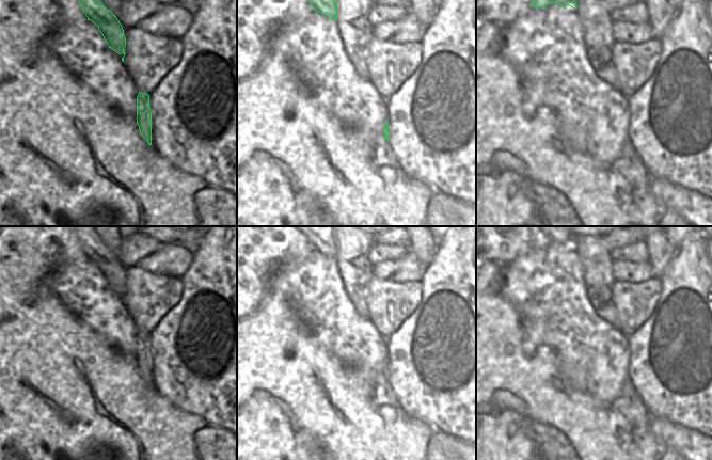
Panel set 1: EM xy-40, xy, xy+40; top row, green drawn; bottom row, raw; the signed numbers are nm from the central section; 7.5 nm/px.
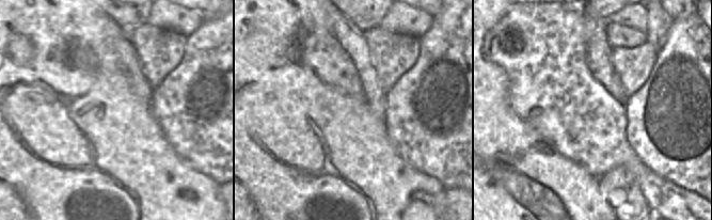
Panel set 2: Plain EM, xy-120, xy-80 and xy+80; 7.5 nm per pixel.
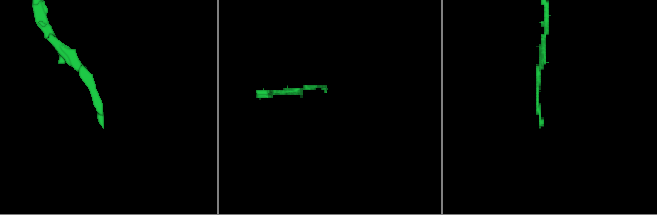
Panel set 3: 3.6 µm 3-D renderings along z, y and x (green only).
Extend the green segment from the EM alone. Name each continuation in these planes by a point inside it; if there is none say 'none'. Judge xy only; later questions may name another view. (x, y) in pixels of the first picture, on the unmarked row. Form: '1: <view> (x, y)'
1: xy (383, 394)

